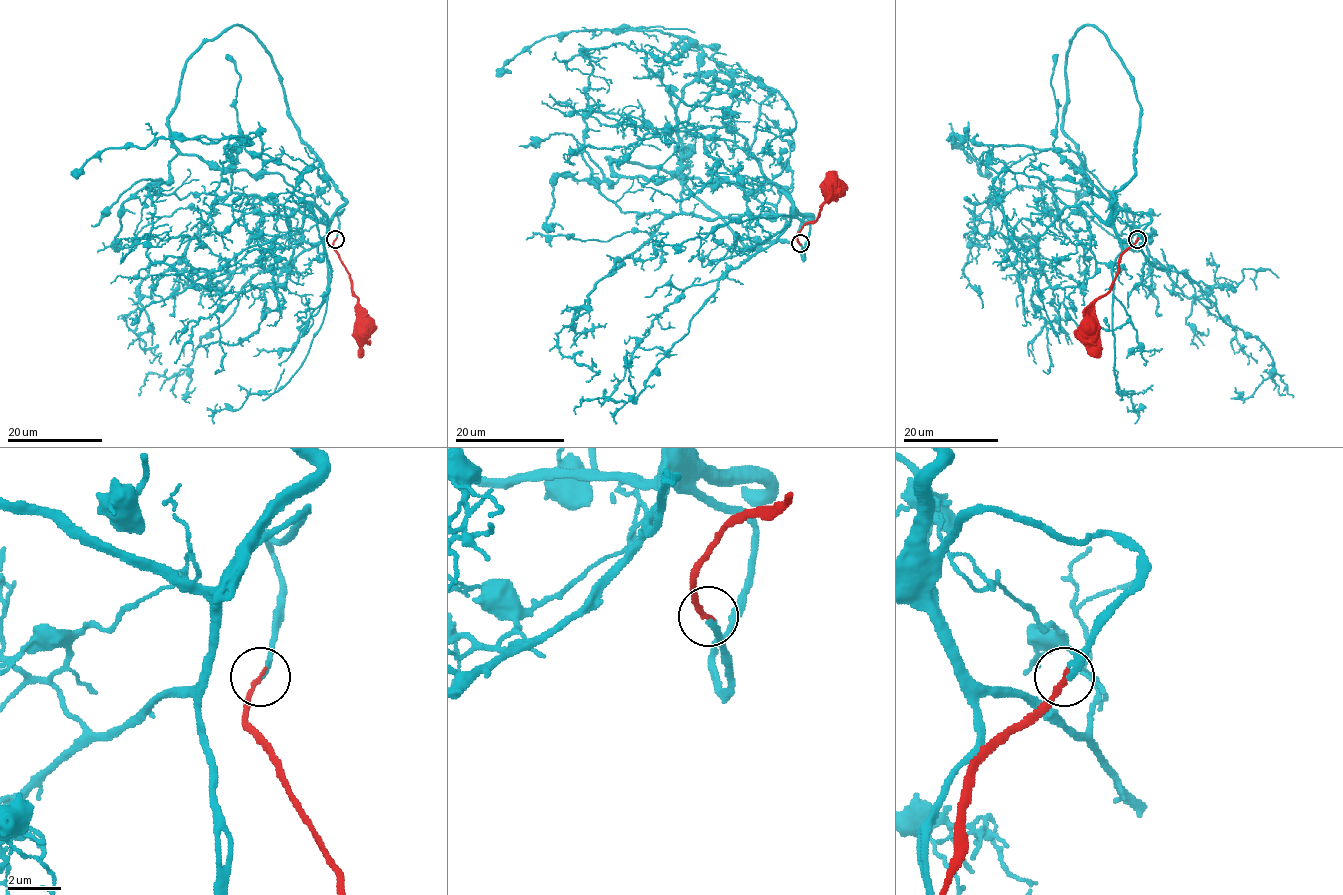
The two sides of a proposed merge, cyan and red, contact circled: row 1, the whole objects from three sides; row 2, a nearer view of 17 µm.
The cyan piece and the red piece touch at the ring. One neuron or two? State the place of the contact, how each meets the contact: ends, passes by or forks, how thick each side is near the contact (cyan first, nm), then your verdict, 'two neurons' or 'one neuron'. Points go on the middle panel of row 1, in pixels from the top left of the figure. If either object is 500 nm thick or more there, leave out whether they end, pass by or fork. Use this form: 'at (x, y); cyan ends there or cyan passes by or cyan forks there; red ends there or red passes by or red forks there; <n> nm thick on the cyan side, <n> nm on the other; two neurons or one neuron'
at (800, 243); cyan ends there; red ends there; 220 nm thick on the cyan side, 190 nm on the other; one neuron

